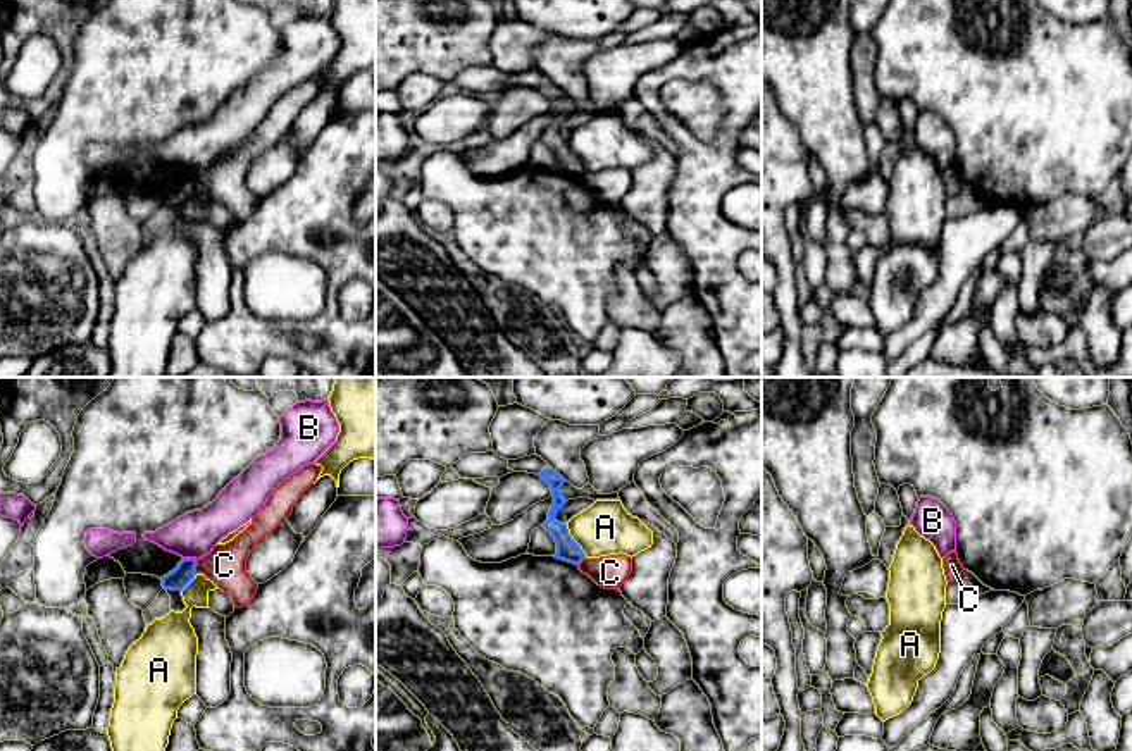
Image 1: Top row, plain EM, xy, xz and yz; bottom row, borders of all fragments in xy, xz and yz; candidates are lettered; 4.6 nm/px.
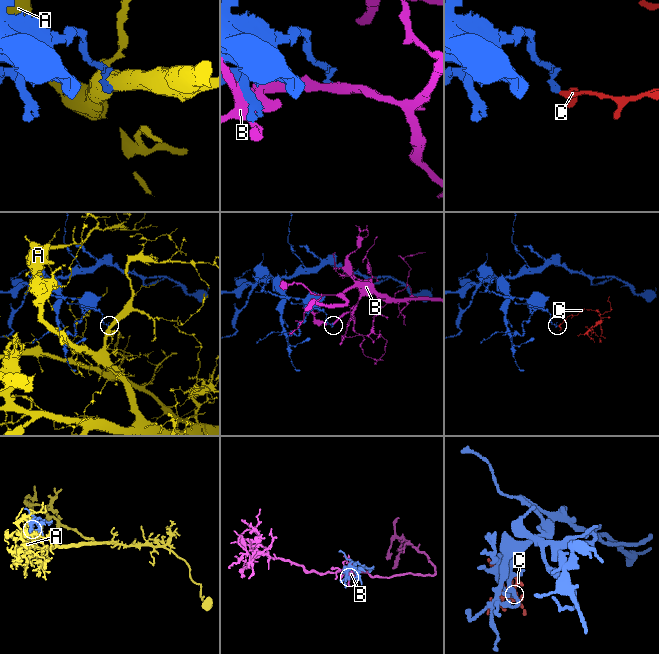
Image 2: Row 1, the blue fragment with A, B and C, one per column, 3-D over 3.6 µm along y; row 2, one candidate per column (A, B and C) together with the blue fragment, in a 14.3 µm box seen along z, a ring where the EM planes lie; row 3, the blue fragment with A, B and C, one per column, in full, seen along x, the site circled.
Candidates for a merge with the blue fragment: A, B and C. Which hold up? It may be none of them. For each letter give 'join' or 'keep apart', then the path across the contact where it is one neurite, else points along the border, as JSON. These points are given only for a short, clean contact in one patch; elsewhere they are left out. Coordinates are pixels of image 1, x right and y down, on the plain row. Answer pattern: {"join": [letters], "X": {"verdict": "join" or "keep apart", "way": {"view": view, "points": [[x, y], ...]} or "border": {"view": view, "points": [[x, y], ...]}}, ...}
{"join": [], "A": {"verdict": "keep apart", "border": {"view": "xz", "points": [[566, 138], [571, 152], [586, 171]]}}, "B": {"verdict": "keep apart"}, "C": {"verdict": "keep apart", "border": {"view": "xy", "points": [[197, 174], [195, 186]]}}}

